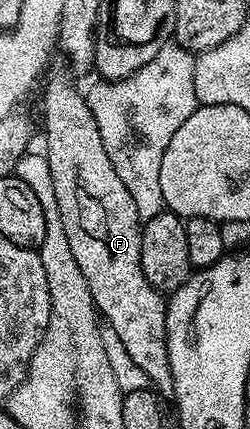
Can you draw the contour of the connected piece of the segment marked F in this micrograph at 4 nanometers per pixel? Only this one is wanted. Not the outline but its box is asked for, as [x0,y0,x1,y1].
[43,78,174,399]

